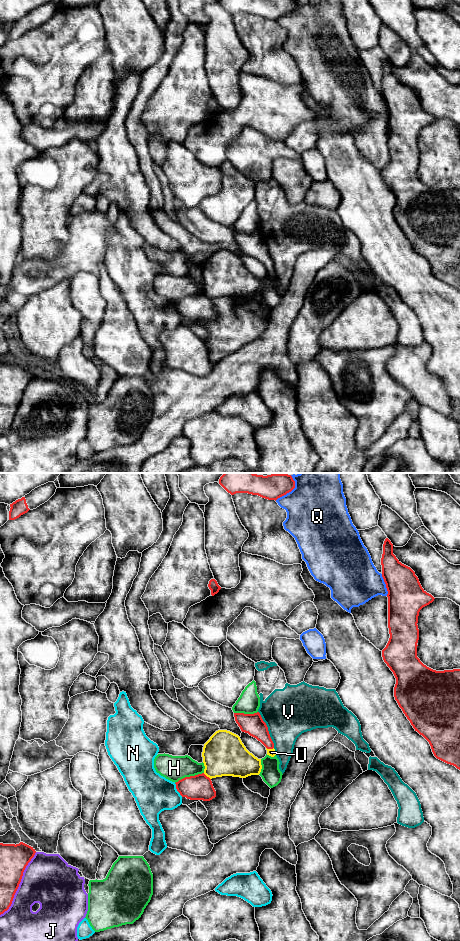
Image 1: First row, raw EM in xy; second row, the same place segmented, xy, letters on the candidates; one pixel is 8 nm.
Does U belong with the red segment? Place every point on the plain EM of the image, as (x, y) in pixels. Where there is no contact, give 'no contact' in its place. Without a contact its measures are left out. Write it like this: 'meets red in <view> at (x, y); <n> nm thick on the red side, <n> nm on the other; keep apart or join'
meets red in xy at (270, 268); 170 nm thick on the red side, 60 nm on the other; join

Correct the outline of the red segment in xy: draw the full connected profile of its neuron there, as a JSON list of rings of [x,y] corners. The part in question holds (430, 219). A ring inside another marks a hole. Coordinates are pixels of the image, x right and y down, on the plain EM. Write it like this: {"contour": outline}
{"contour": [[[388,58],[383,64],[381,85],[388,111],[390,154],[382,177],[396,198],[395,220],[415,251],[429,262],[434,276],[460,290],[460,189],[436,191],[417,177],[419,132],[435,118],[422,108],[415,92],[396,78]]]}

